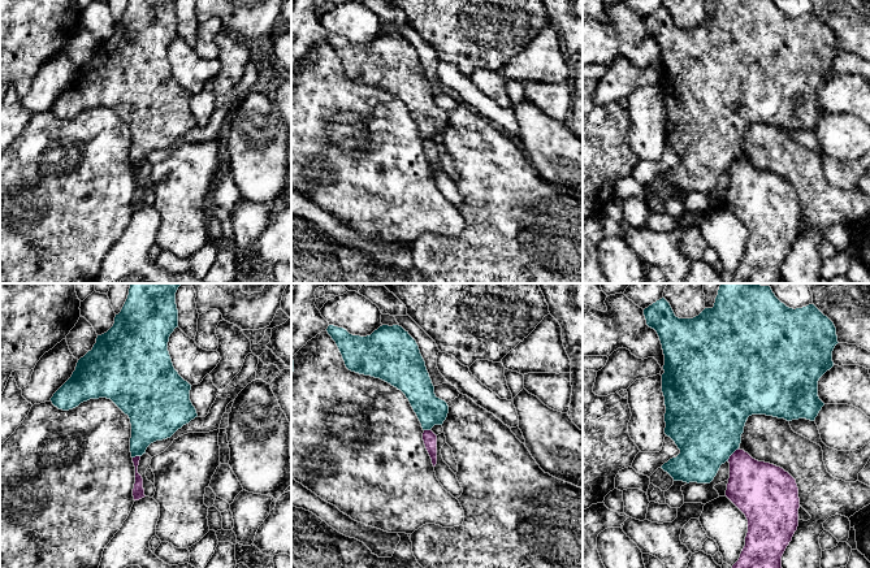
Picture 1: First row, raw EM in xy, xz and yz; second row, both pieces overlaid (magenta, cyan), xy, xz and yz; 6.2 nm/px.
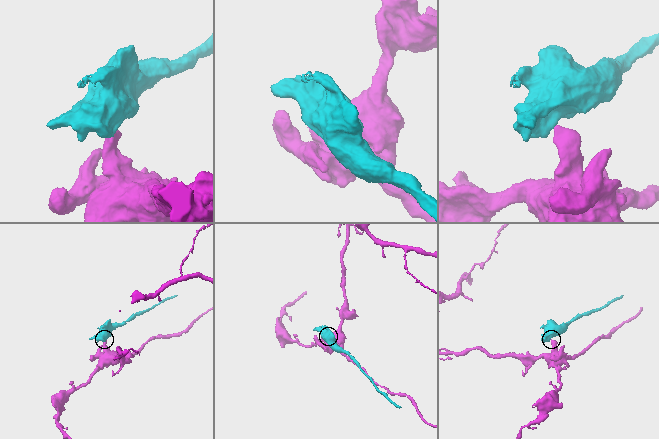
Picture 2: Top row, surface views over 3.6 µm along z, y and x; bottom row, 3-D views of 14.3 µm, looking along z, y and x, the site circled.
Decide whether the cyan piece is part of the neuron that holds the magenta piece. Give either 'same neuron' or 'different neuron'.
different neuron

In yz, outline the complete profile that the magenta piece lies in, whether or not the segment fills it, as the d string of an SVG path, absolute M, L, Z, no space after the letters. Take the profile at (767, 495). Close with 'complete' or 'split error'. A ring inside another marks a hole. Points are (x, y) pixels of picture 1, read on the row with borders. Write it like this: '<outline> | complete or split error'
M736 450L728 459L730 478L726 497L745 515L745 546L732 568L782 568L782 556L798 526L798 487L783 468L753 459Z | complete

